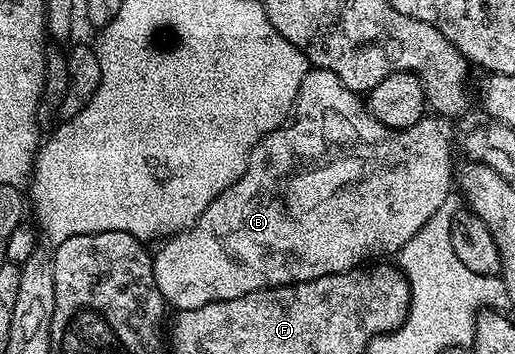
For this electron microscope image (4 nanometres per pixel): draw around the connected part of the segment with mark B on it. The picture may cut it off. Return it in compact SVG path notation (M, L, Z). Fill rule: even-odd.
M314 67L308 68L305 79L299 88L299 94L295 100L293 116L286 124L275 129L272 133L265 134L263 138L253 147L251 151L251 158L248 161L248 166L245 167L244 173L239 179L224 191L223 194L217 195L207 209L196 220L195 224L189 226L185 231L176 233L174 236L168 236L166 240L158 246L159 250L154 250L153 260L155 262L155 278L157 279L157 287L161 291L164 302L168 306L171 305L175 311L182 311L184 309L196 309L197 307L205 307L205 303L213 303L214 301L224 301L225 299L237 299L249 295L258 289L275 289L278 285L296 285L298 281L312 281L318 277L325 275L333 275L334 273L347 273L351 269L358 270L364 263L374 262L376 259L387 259L390 255L398 254L400 249L405 247L405 243L409 243L409 239L413 239L413 235L417 235L417 231L421 231L421 227L425 227L425 223L429 223L429 219L433 219L433 211L437 211L437 207L441 207L441 203L445 203L445 199L453 191L453 169L451 173L451 125L452 122L448 118L440 117L438 115L425 115L416 125L408 129L390 129L382 125L371 110L367 108L364 98L360 94L354 93L349 87L345 87L345 83L341 83L341 79L337 79L337 75L333 75L333 71L325 71L324 69L317 69Z

